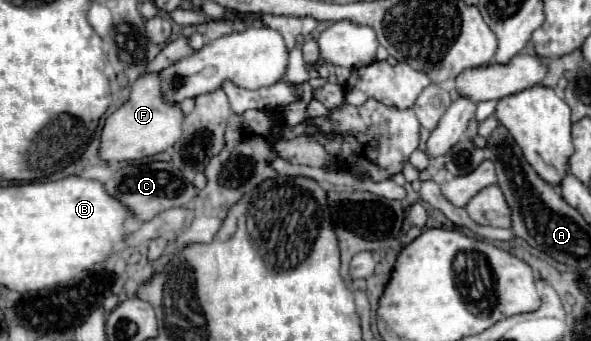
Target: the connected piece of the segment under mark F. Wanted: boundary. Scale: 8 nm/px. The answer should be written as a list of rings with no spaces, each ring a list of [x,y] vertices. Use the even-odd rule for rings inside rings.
[[[144,73],[132,85],[130,99],[106,119],[106,125],[102,129],[100,159],[106,163],[118,163],[136,161],[162,153],[182,137],[182,121],[184,113],[180,105],[168,103],[162,97],[160,73]]]

